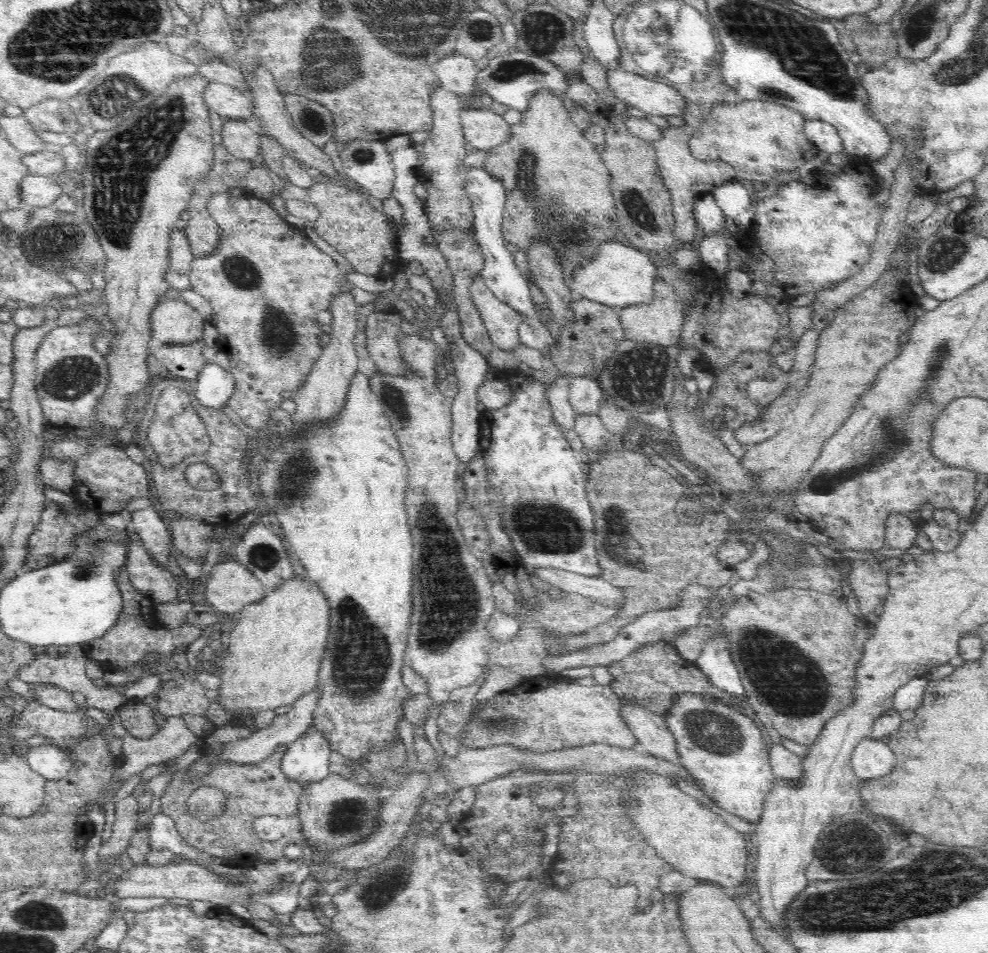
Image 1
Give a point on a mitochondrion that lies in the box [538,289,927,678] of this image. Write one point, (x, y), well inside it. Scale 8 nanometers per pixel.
(640, 375)

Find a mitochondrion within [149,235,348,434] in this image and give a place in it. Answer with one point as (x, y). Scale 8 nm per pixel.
(277, 330)

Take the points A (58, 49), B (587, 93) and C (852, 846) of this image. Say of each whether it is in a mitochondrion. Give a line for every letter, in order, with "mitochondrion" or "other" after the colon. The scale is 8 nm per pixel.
A: mitochondrion
B: other
C: mitochondrion

